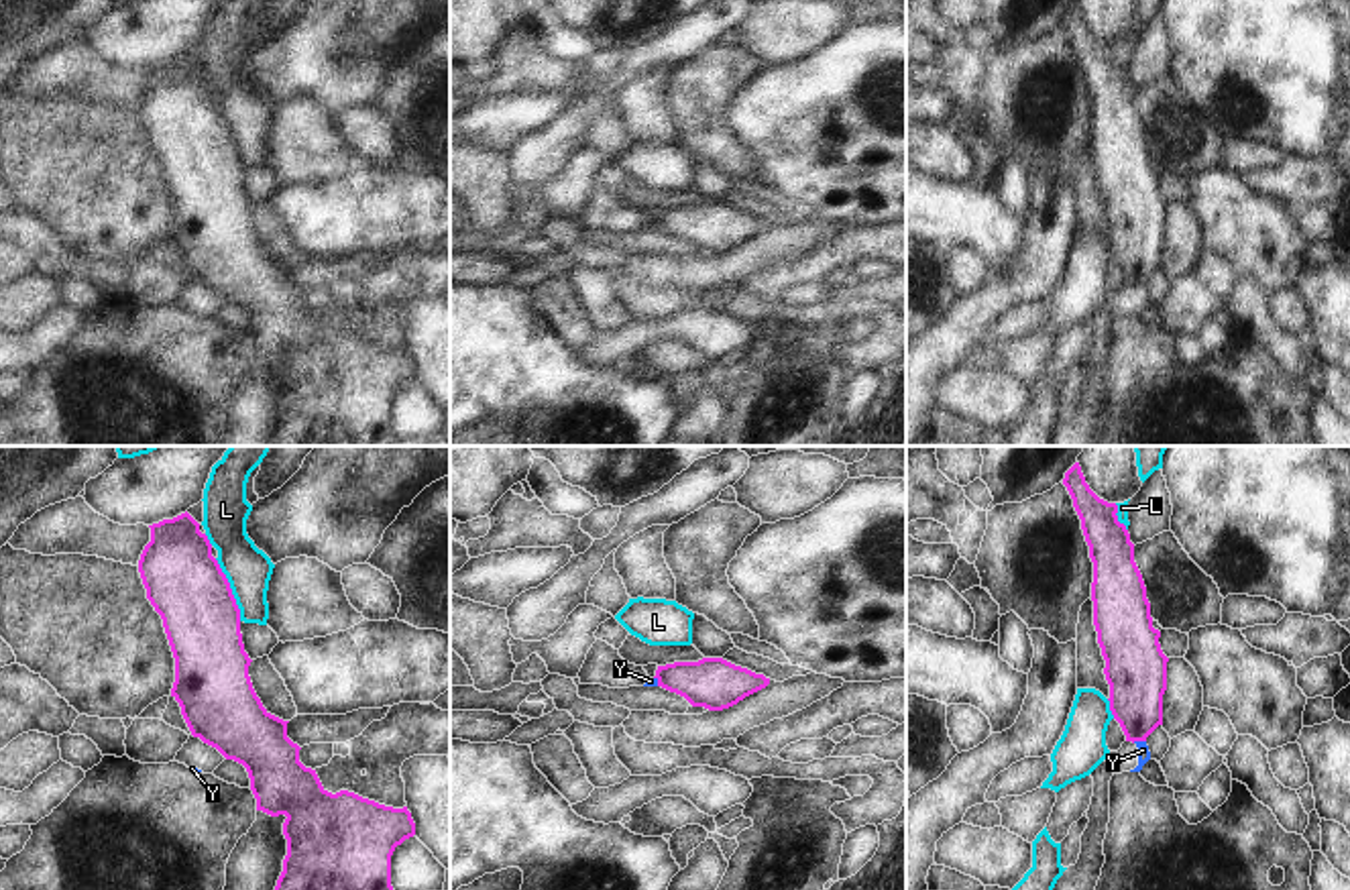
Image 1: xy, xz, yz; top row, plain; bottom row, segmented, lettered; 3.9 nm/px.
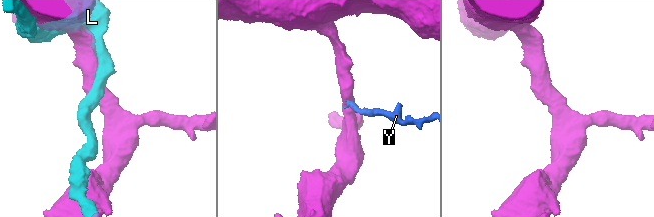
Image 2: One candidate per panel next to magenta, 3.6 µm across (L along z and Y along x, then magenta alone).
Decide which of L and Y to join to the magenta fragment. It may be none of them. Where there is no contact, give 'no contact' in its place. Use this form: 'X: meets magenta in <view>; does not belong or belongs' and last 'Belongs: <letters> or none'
L: meets magenta in xy; does not belong
Y: meets magenta in yz; does not belong
Belongs: none

